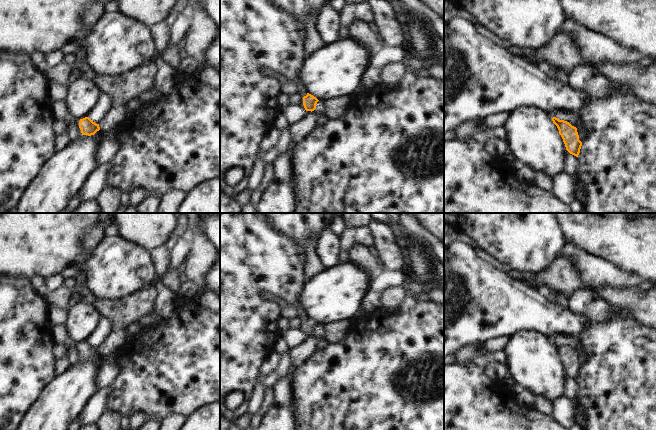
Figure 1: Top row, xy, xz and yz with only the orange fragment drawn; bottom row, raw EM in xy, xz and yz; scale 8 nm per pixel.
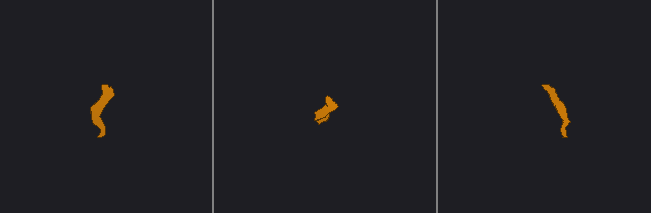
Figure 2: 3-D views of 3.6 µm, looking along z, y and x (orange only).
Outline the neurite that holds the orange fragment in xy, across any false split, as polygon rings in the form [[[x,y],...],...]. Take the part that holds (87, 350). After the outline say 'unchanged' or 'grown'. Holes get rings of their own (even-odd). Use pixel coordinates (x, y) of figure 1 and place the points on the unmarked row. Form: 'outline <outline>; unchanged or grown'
outline [[[89,341],[76,343],[75,348],[79,359],[91,360],[100,354],[99,348],[93,346]]]; grown

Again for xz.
outline [[[301,298],[298,300],[297,305],[295,307],[297,311],[297,318],[299,318],[301,321],[299,329],[303,333],[305,333],[309,338],[316,333],[316,328],[319,324],[307,316],[306,310]]]; grown

